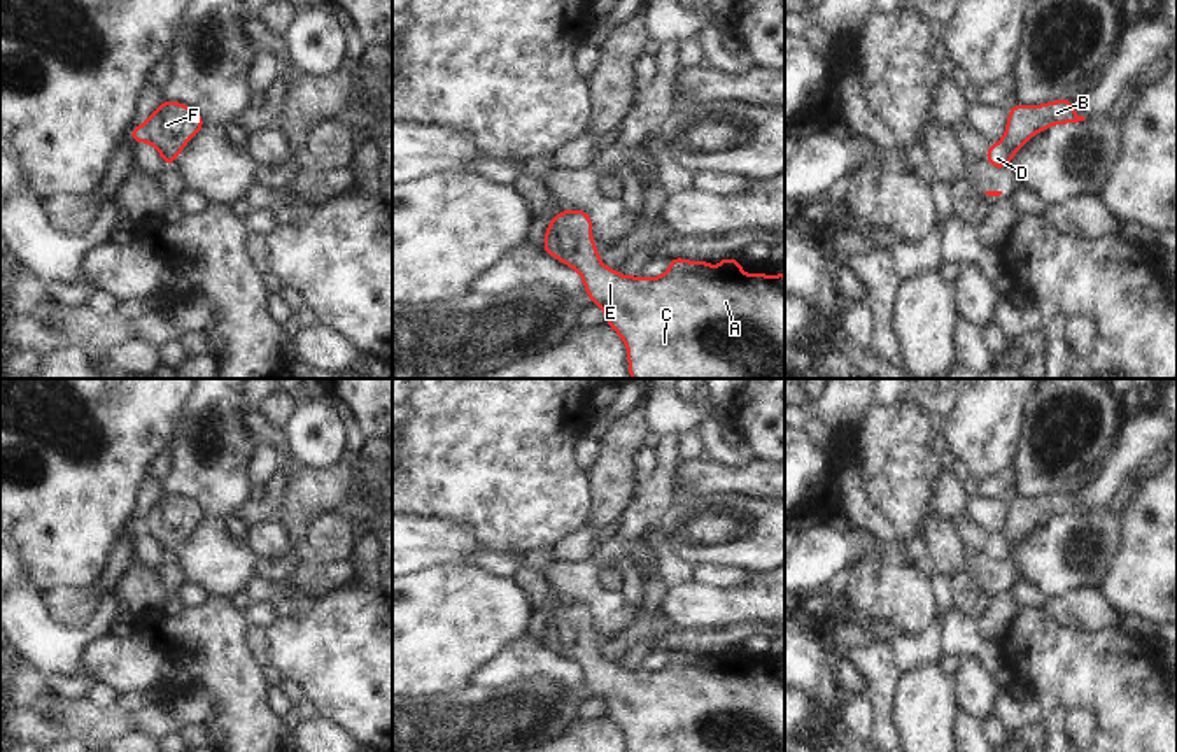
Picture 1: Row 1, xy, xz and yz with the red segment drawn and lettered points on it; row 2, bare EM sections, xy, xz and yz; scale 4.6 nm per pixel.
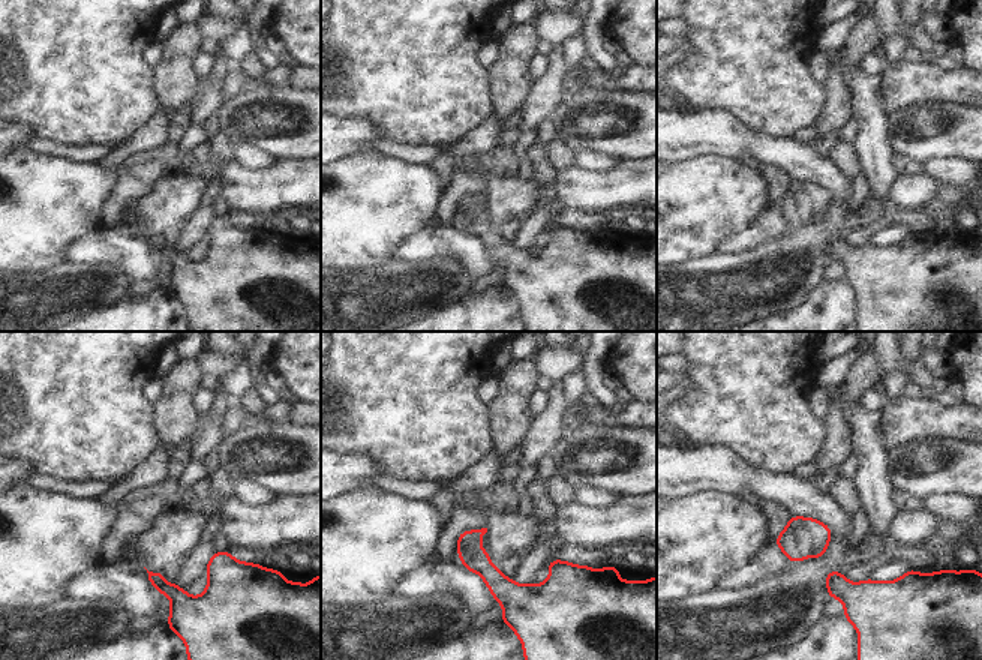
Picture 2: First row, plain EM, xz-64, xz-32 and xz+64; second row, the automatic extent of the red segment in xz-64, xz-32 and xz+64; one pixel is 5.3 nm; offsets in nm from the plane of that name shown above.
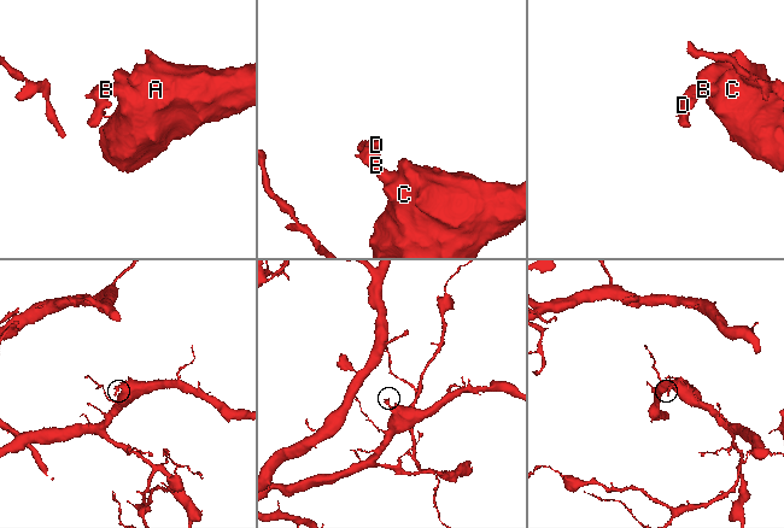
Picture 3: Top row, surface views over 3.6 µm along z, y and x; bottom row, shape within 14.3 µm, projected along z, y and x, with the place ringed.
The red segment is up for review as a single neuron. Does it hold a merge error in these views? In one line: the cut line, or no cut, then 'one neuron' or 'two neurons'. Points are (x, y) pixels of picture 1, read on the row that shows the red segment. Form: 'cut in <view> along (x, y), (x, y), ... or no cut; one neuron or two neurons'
no cut; one neuron

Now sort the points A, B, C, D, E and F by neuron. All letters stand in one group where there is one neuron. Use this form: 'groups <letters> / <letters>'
groups A B C D E F

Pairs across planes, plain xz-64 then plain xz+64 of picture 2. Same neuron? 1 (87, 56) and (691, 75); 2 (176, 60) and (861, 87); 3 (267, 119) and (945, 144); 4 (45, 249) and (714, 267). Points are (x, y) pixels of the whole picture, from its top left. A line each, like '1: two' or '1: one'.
1: one
2: two
3: one
4: two

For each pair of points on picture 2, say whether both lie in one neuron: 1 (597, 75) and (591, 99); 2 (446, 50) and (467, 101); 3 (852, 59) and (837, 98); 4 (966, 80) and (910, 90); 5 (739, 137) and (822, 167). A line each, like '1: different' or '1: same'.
1: different
2: same
3: same
4: same
5: same

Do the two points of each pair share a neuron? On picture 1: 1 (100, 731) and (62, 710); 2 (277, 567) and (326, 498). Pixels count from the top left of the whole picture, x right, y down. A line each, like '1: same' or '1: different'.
1: same
2: same

